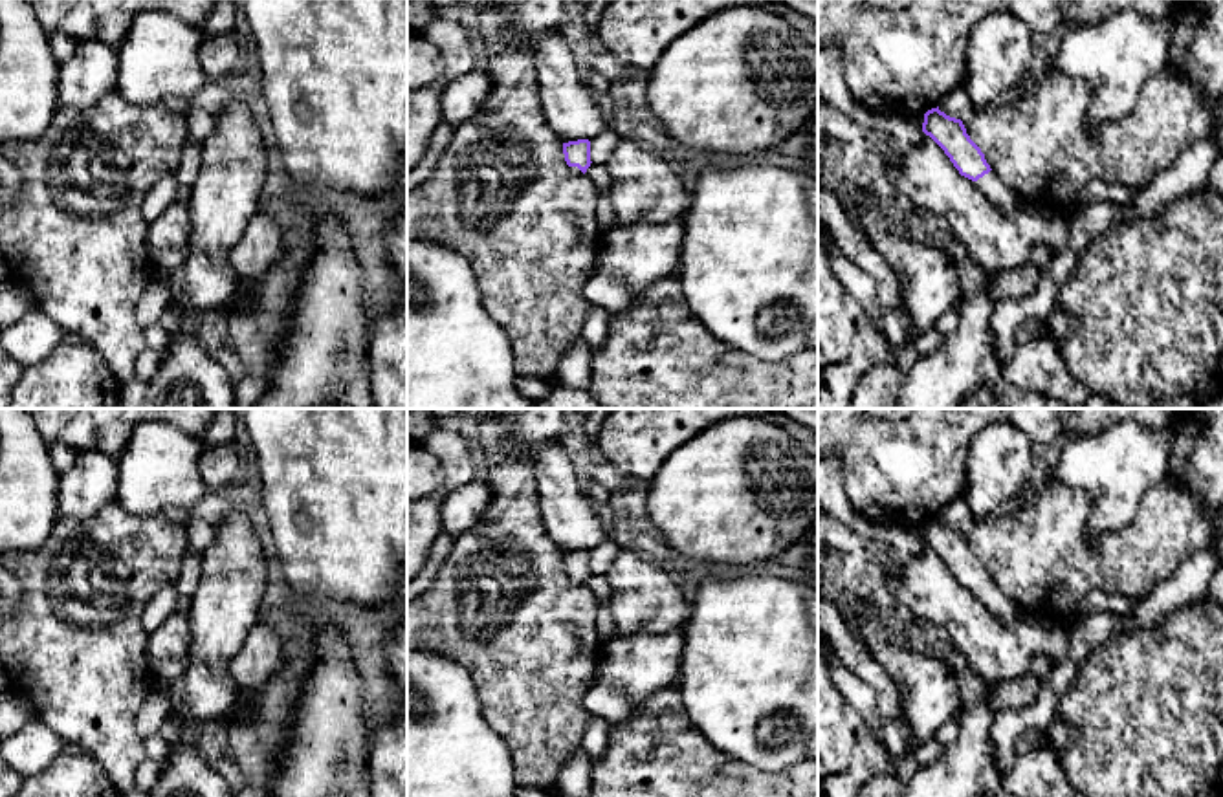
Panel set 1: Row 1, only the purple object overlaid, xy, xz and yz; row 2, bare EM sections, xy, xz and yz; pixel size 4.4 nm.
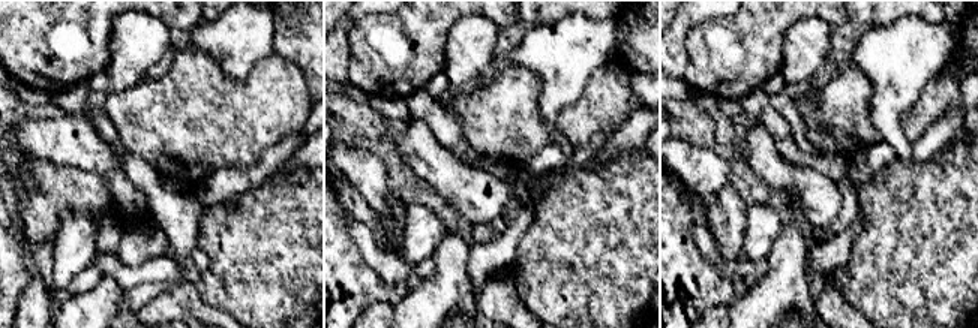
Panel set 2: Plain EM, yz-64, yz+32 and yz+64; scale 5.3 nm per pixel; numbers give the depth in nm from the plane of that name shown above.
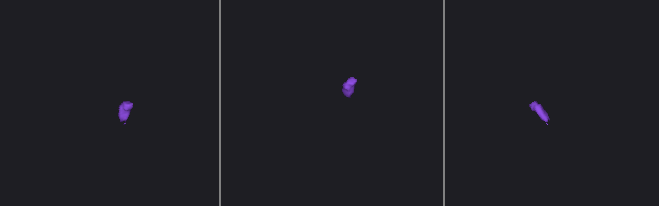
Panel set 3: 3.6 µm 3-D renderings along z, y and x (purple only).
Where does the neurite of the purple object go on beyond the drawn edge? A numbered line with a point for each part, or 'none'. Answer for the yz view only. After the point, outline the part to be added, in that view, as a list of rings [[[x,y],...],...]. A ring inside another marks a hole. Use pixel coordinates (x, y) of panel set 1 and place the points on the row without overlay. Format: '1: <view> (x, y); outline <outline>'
1: yz (996, 603); outline [[[990,581],[977,592],[974,592],[985,608],[996,616],[1001,623],[1014,623],[1016,616],[1016,603],[1012,603],[997,586],[997,583]]]

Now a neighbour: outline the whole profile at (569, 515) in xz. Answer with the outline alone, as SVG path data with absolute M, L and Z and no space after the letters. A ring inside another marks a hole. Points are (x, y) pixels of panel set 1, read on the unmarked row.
M561 442L535 449L532 467L537 480L541 520L561 553L589 550L609 533L596 506L578 484L578 475Z

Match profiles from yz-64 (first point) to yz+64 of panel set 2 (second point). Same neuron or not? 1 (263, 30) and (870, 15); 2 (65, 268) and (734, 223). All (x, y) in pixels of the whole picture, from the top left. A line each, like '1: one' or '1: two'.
1: two
2: two

